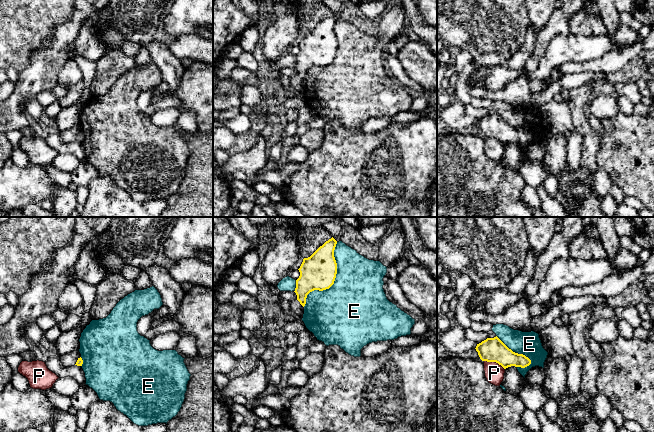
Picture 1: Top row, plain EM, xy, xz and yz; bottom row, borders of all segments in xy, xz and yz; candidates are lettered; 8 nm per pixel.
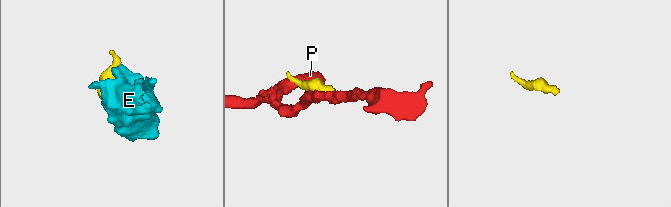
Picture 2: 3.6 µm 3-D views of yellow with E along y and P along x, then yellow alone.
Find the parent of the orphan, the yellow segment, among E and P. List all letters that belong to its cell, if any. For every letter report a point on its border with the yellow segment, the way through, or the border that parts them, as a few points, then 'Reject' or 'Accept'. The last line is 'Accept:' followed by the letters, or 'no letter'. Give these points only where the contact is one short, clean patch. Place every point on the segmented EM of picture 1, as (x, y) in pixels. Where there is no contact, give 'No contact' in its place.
E: Touches yellow at xz (334, 280). Reject
P: Touches yellow at yz (494, 361). Boundary: yz (484, 360), (497, 362), (504, 369). Reject
Accept: no letter

